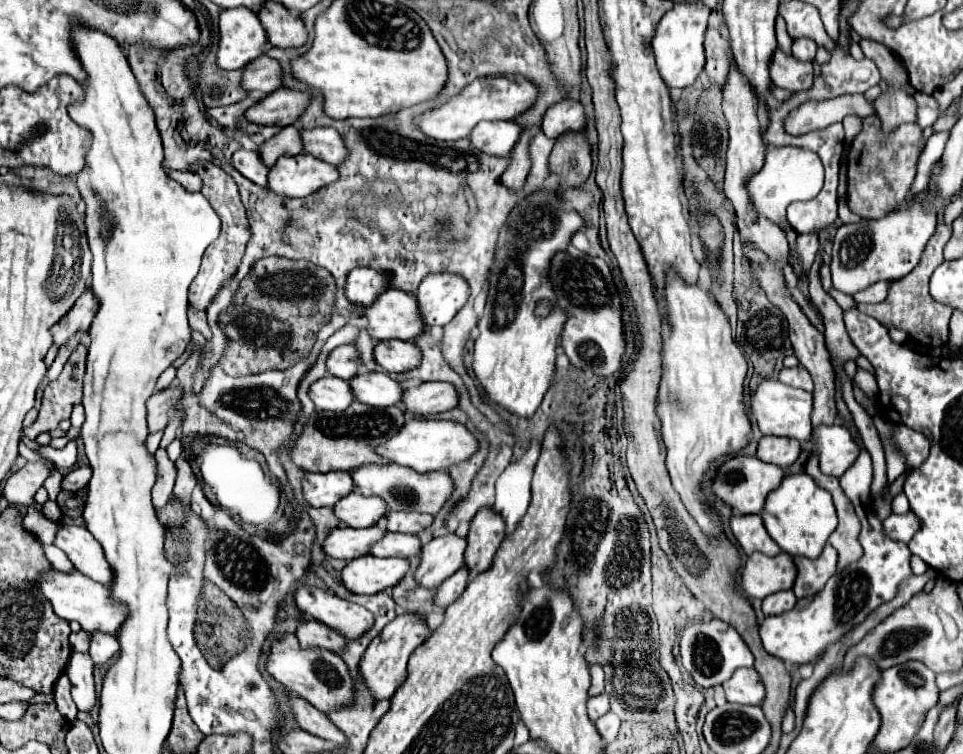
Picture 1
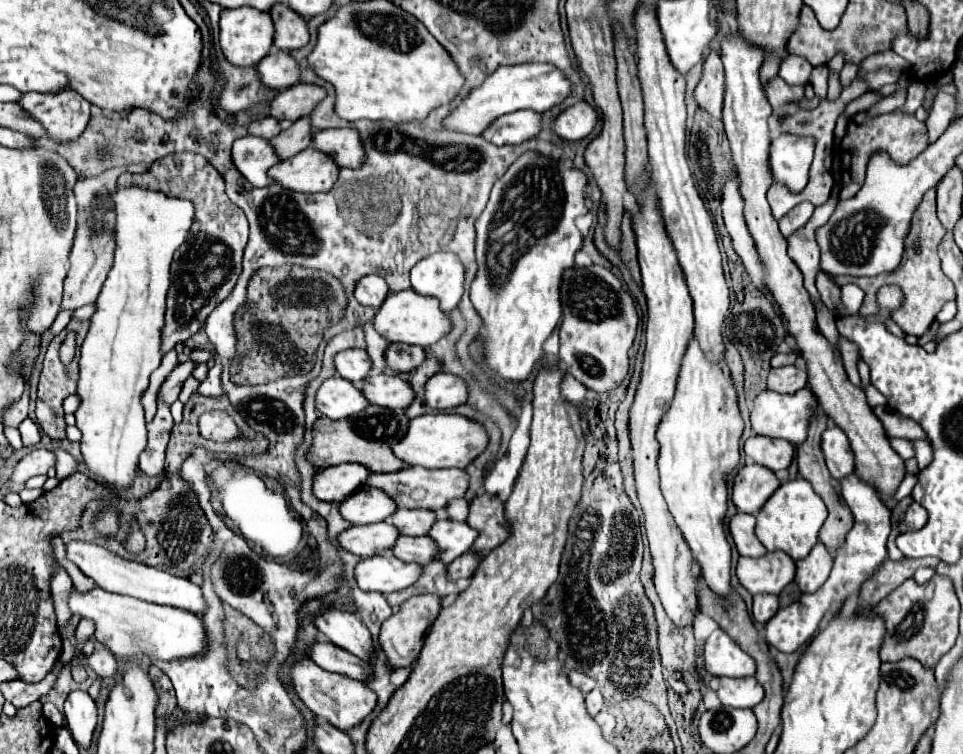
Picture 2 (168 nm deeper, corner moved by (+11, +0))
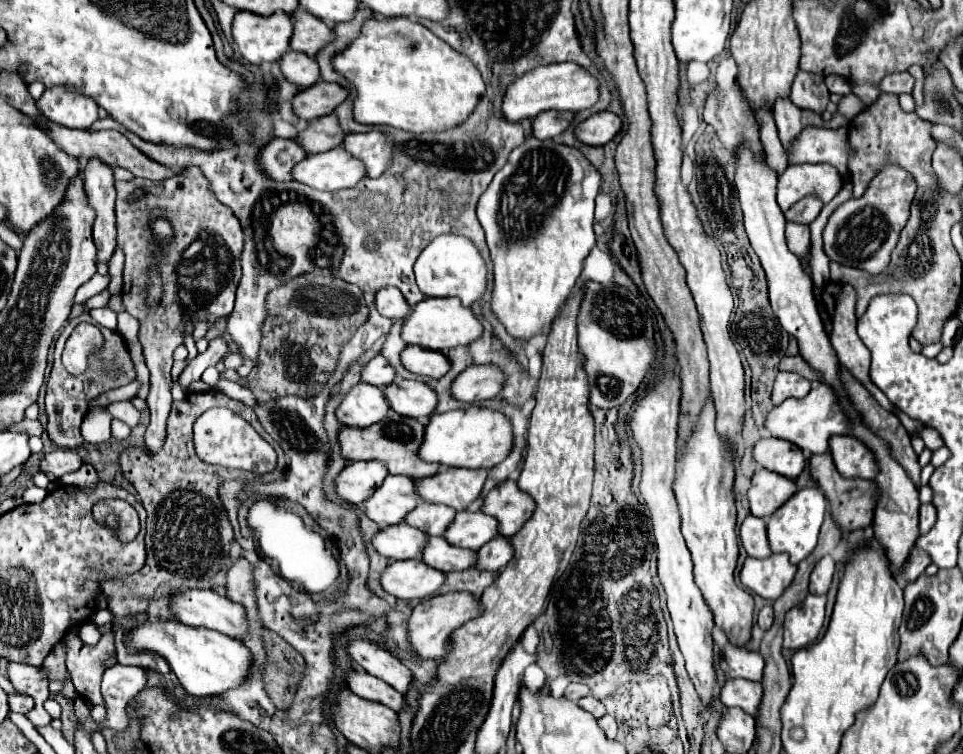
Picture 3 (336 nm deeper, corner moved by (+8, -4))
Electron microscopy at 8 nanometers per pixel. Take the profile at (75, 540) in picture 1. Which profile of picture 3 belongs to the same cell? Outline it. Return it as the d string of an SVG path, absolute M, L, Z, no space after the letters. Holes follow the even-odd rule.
M187 589L173 597L171 611L181 623L205 627L225 633L233 639L247 635L247 613L241 603L235 603L209 589Z

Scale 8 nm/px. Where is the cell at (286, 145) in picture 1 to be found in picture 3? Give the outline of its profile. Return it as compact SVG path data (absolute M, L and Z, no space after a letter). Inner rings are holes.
M337 113L319 117L311 121L305 131L299 133L297 141L307 153L323 153L333 147L339 147L345 139L345 131L341 131L337 123Z

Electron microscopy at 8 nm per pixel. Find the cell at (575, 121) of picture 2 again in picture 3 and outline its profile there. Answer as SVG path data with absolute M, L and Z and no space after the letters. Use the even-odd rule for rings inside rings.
M603 111L603 113L597 113L597 115L585 119L575 129L575 135L579 141L583 141L587 145L605 145L615 135L619 135L621 125L623 125L623 121L619 115L615 115L611 111Z

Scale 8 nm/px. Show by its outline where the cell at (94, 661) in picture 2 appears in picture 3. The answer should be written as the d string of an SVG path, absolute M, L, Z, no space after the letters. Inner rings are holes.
M115 663L103 675L101 693L107 705L107 719L105 725L113 731L129 731L129 717L125 705L143 691L147 685L147 669L135 665L121 665Z

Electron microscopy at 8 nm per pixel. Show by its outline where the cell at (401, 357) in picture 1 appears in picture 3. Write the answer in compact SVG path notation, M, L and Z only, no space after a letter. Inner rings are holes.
M409 345L401 353L401 361L403 361L405 369L409 369L411 373L427 375L427 377L433 377L433 379L443 377L451 369L451 363L443 353L425 351L423 347L417 347L417 345Z

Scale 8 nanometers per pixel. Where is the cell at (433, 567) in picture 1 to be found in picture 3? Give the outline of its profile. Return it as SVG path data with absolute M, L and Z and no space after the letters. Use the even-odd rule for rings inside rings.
M459 511L451 527L445 531L445 539L451 545L477 551L497 535L497 521L483 511Z

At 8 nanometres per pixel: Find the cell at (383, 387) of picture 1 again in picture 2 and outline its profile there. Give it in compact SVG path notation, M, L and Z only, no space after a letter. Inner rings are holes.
M386 373L368 375L362 381L362 393L372 405L382 405L390 409L406 409L414 399L414 391L406 381Z

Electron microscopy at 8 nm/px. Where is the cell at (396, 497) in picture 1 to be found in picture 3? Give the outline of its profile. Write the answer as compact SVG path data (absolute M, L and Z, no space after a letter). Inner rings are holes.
M443 467L437 475L417 481L417 493L427 503L443 503L461 511L481 495L487 473L489 469Z

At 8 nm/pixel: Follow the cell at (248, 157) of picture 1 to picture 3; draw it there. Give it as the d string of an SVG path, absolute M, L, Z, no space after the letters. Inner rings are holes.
M273 139L261 149L259 161L261 161L263 171L271 179L289 181L293 179L291 175L293 167L305 157L307 157L305 149L301 149L295 139Z

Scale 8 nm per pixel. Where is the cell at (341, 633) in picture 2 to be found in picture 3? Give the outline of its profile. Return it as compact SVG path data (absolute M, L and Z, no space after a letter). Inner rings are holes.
M351 641L347 645L347 651L353 657L353 661L357 665L361 665L369 675L375 675L375 677L383 679L393 689L407 695L407 691L413 683L413 675L387 649L381 649L379 645L371 643L371 641Z

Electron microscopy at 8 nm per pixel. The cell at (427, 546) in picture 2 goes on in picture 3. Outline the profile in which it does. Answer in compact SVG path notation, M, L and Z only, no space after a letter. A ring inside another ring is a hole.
M433 537L429 539L425 551L423 551L423 561L429 567L435 567L439 571L465 571L473 567L473 555L475 551L465 551L461 547L449 545L443 537Z

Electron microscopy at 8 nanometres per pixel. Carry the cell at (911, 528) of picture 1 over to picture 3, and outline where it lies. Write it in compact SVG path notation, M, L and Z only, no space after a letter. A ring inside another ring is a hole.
M931 503L921 505L921 521L919 521L921 535L925 535L925 533L927 533L927 531L933 527L935 519L937 519L937 511L935 511L935 507L933 507Z

